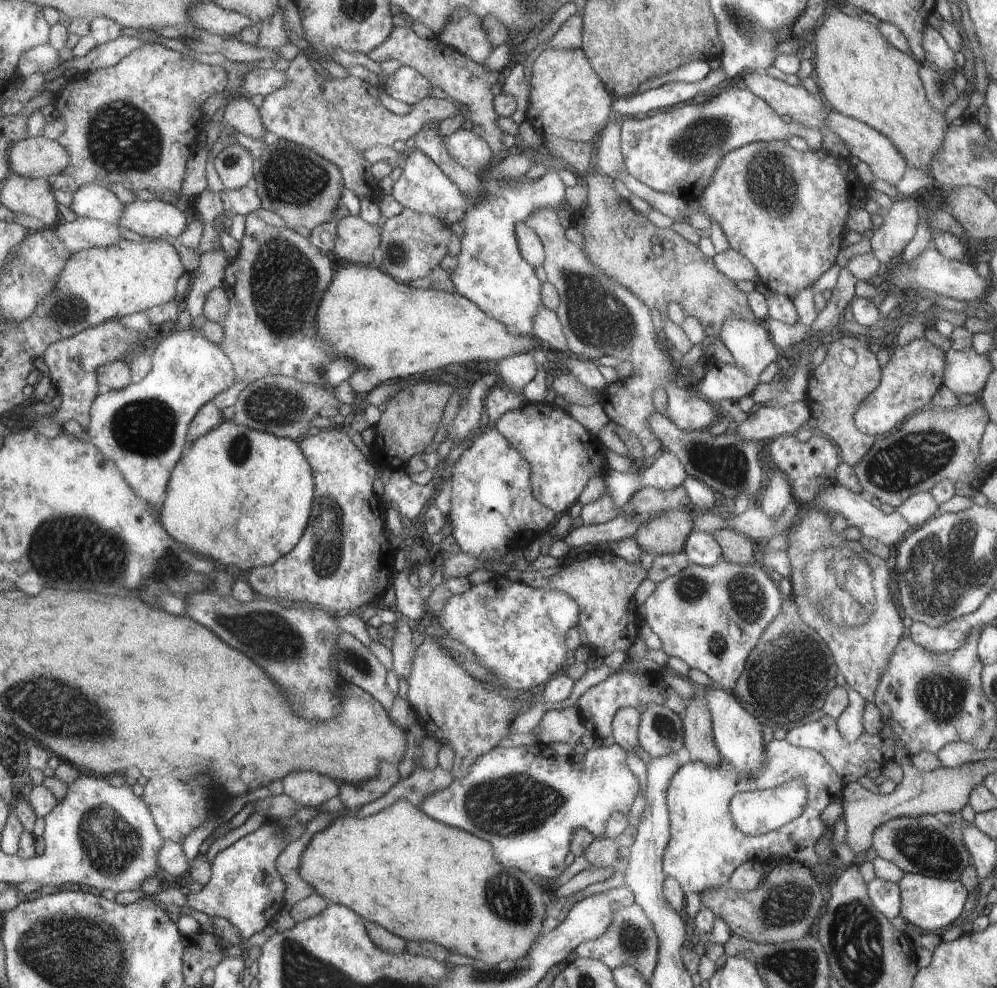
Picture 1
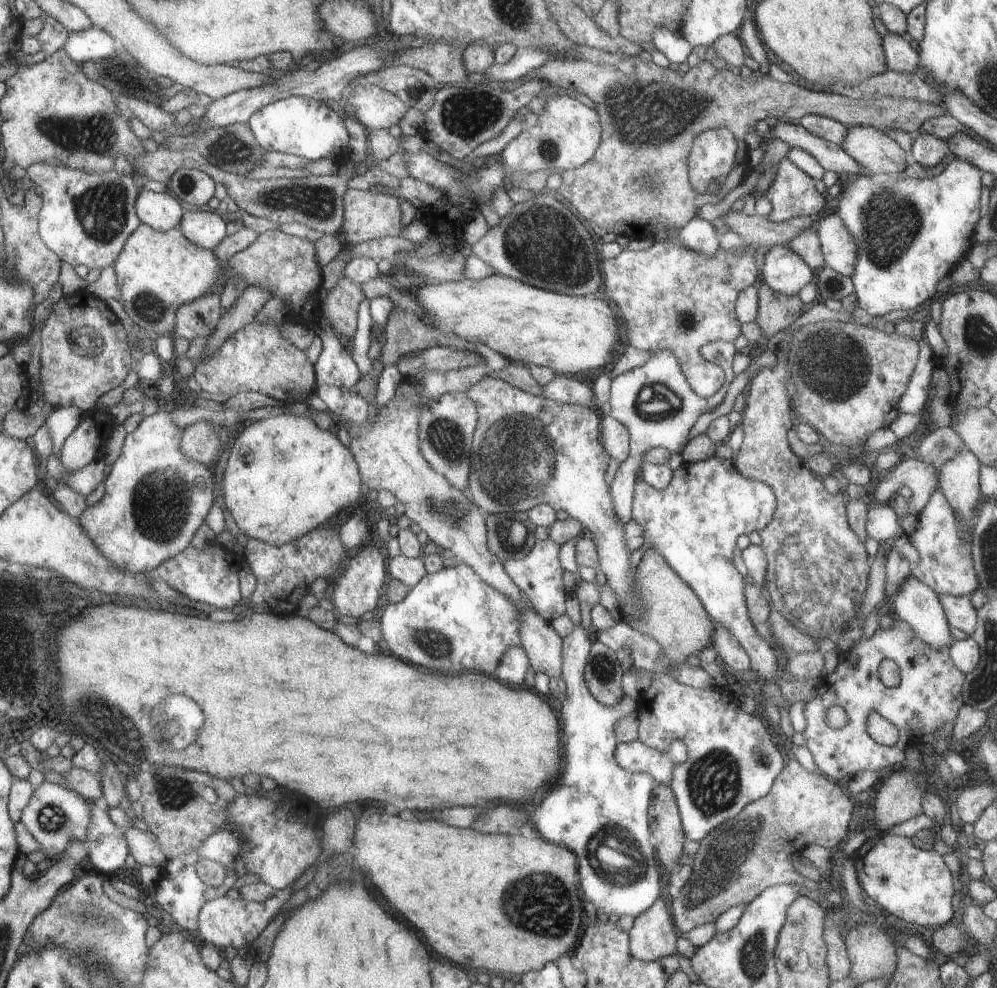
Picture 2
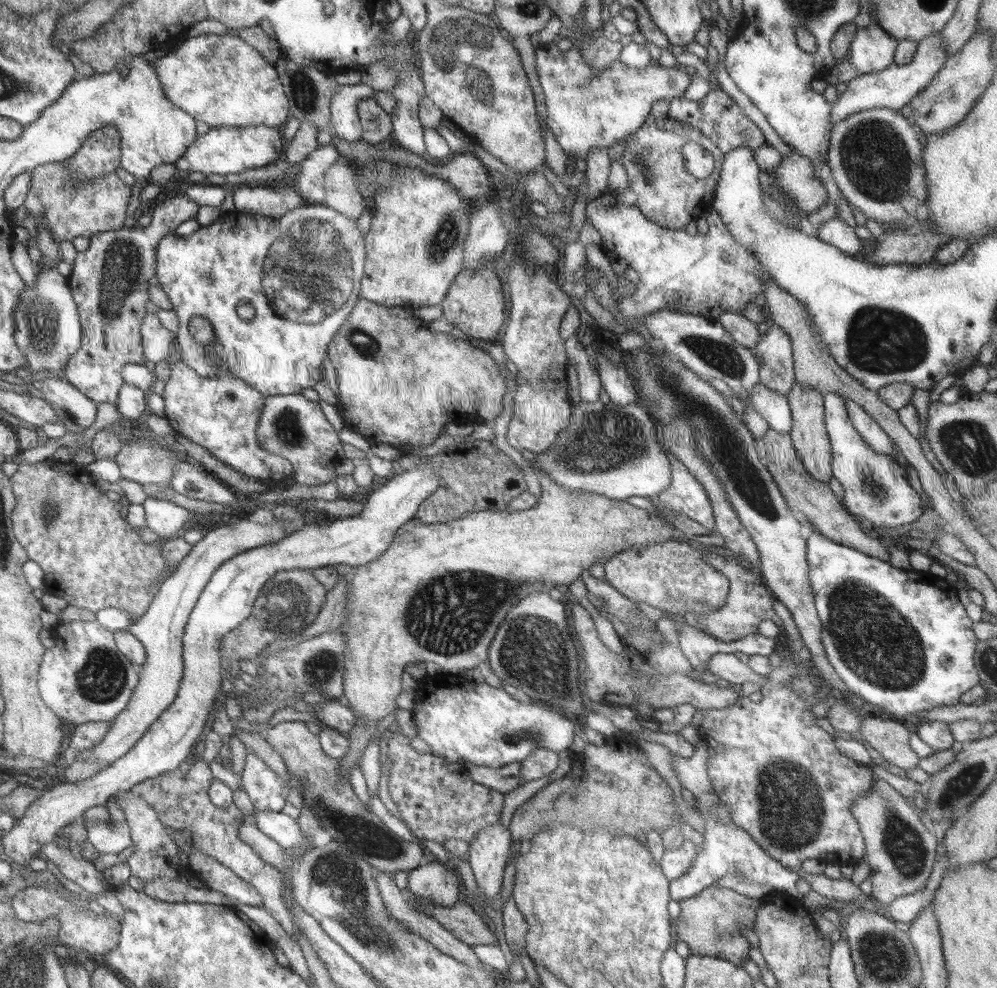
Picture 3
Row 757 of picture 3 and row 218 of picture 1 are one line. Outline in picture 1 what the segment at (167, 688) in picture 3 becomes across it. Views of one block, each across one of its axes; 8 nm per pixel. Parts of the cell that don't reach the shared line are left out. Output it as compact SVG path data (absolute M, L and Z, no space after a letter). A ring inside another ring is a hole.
M86 184L78 188L69 207L79 217L114 225L122 218L122 212L125 211L125 204L116 198L116 194L99 184Z

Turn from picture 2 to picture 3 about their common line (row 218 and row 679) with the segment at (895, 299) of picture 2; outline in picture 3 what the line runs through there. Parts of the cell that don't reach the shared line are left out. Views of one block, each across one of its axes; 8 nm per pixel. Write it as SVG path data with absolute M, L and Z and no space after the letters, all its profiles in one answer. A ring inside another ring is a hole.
M792 510L798 521L810 528L810 564L814 564L814 568L809 568L809 576L814 576L814 590L818 592L818 612L822 612L822 624L826 624L826 632L821 632L821 639L826 640L826 652L830 652L830 664L834 668L838 668L838 676L844 681L844 684L858 696L862 696L866 702L876 704L880 708L884 708L886 712L890 712L894 717L904 721L904 718L918 714L918 712L932 710L936 707L949 707L960 703L960 696L967 690L970 690L976 684L979 684L981 678L977 672L974 662L974 654L978 642L980 642L974 631L972 631L972 619L966 614L966 610L960 599L958 599L958 588L946 579L938 579L929 571L918 572L912 570L900 570L894 568L888 561L872 558L863 552L858 552L854 548L848 548L843 544L834 542L831 538L824 536L810 521L806 520L806 516L802 512Z

